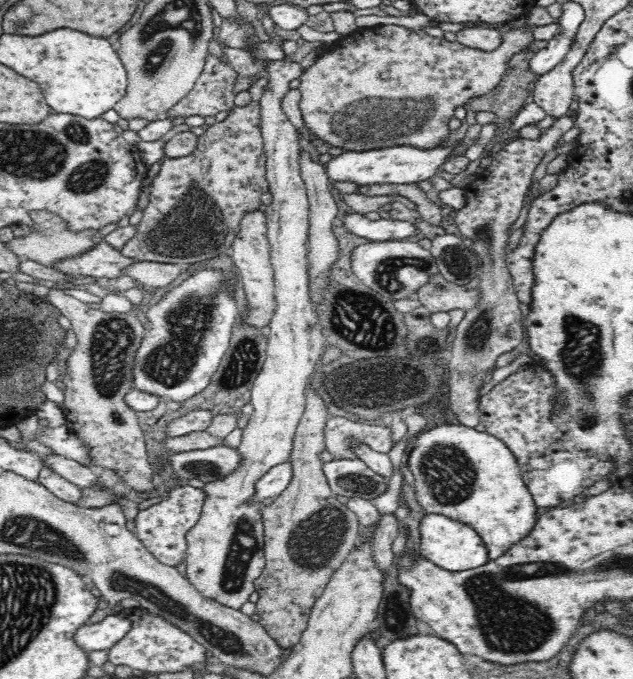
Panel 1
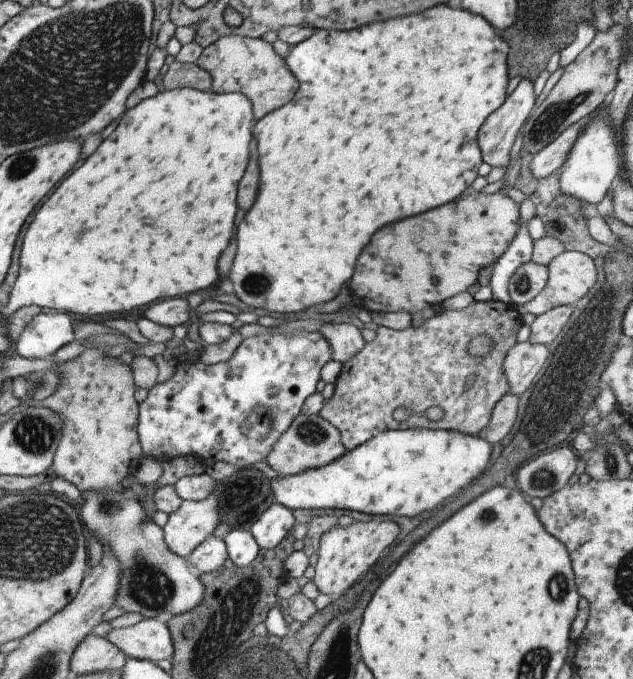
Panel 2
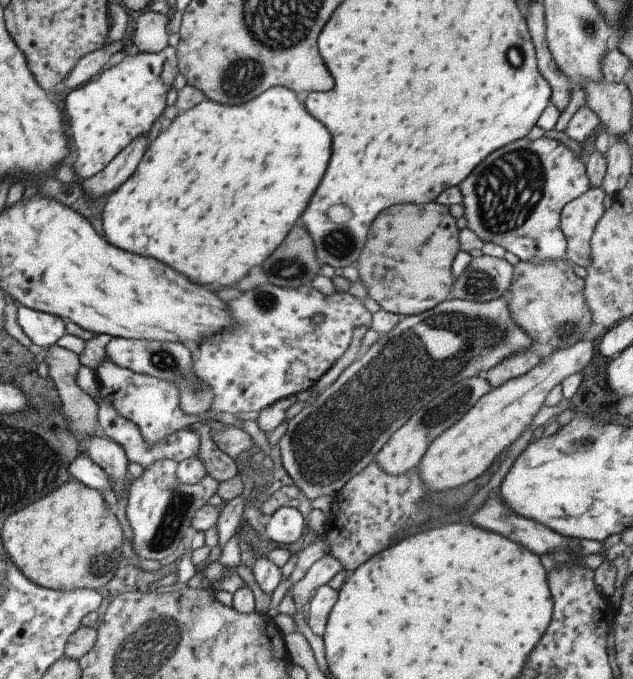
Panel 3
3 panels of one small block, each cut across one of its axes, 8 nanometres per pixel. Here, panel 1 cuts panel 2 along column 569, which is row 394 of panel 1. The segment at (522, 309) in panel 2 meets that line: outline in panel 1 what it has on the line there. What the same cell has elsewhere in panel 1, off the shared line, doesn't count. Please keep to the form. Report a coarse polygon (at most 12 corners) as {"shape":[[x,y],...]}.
{"shape":[[258,61],[274,302],[242,462],[205,483],[187,580],[238,610],[265,567],[254,486],[289,460],[324,336],[309,295],[301,63]]}

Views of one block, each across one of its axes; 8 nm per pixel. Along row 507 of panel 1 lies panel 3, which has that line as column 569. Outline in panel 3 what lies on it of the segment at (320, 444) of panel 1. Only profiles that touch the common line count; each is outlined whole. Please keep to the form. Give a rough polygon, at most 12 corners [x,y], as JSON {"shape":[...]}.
{"shape":[[520,260],[502,294],[520,330],[556,350],[591,335],[567,260]]}

